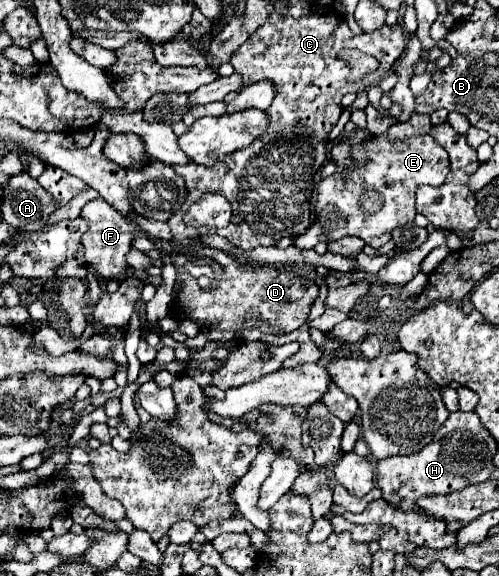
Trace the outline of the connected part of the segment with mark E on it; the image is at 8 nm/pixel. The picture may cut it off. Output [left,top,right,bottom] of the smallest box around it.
[294,133,450,249]

